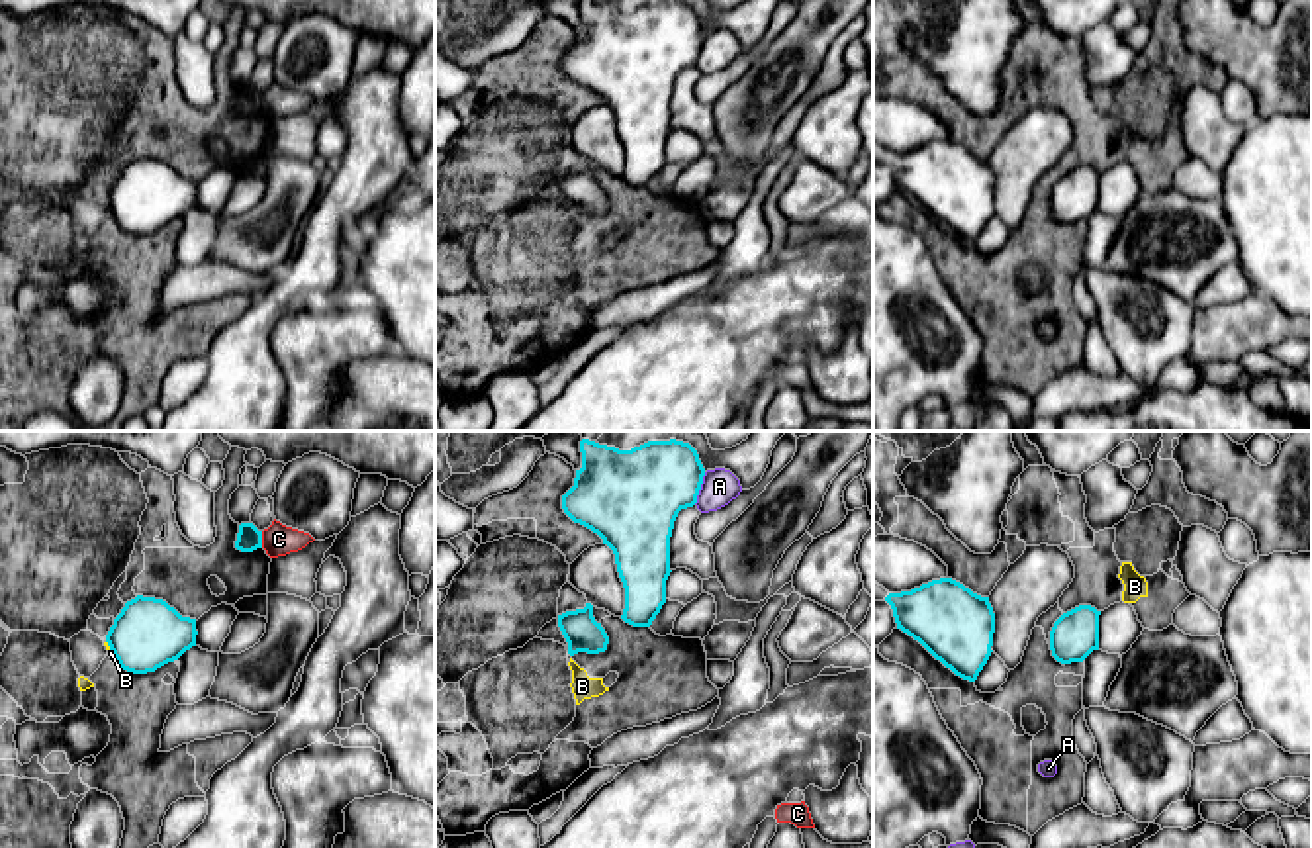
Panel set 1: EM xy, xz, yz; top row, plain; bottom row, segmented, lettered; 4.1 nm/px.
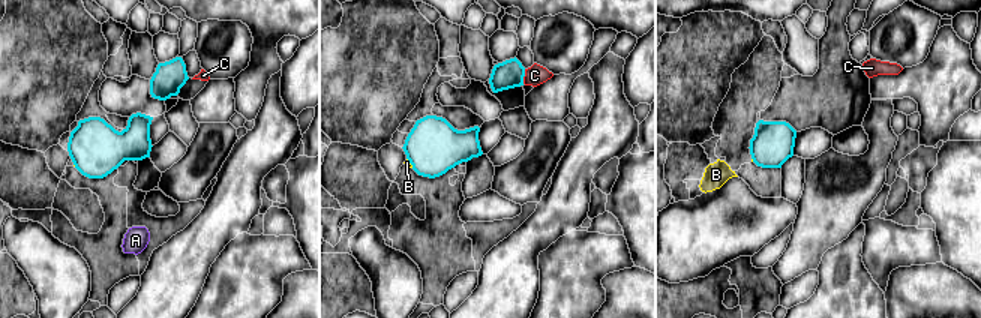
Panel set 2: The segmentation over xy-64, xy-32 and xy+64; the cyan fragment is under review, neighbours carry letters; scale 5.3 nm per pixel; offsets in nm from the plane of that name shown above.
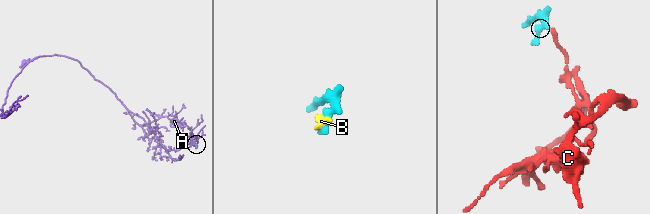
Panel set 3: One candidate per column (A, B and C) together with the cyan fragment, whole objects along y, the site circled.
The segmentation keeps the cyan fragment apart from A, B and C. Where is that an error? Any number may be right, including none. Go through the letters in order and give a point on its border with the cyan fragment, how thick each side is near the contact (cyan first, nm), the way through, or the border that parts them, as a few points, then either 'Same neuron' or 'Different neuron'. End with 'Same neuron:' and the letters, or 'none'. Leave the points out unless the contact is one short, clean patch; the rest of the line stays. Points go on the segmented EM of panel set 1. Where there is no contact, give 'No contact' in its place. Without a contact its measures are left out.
A: Touches cyan at xz (700, 488). Thickness 360 nm (cyan) against 150 nm. Boundary: xz (705, 472), (694, 504). Different neuron
B: Touches cyan at xy (112, 651). Thickness 280 nm (cyan) against 20 nm. Boundary: xy (106, 641), (120, 662). Different neuron
C: Touches cyan at xy (261, 539). Thickness 100 nm (cyan) against 130 nm. Boundary: xy (261, 531), (263, 547). Different neuron
Same neuron: none

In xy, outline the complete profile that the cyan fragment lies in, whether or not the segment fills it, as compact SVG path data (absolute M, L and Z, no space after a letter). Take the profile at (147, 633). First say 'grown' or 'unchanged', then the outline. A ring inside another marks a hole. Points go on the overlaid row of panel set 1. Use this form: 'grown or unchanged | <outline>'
unchanged | M137 595L127 601L121 613L114 619L106 642L123 670L147 674L178 660L186 650L196 646L196 635L196 619L182 617L163 599Z

